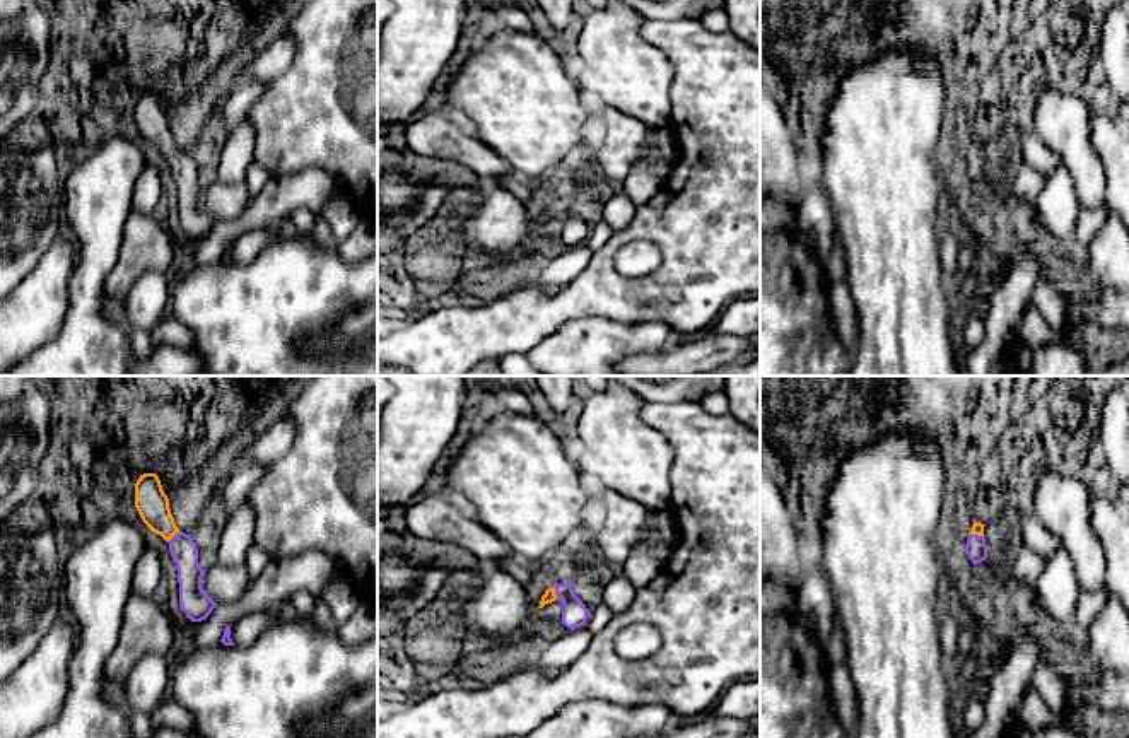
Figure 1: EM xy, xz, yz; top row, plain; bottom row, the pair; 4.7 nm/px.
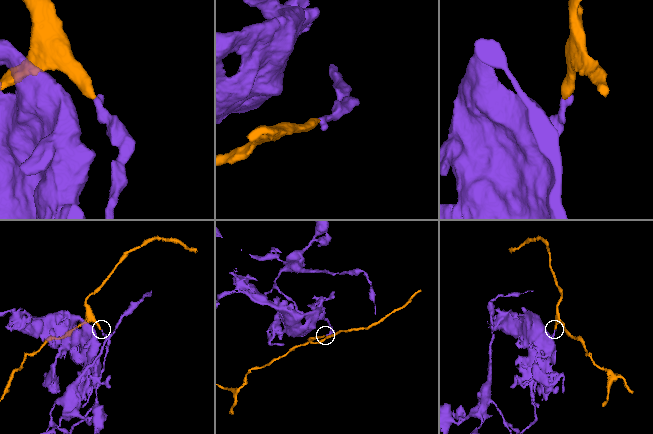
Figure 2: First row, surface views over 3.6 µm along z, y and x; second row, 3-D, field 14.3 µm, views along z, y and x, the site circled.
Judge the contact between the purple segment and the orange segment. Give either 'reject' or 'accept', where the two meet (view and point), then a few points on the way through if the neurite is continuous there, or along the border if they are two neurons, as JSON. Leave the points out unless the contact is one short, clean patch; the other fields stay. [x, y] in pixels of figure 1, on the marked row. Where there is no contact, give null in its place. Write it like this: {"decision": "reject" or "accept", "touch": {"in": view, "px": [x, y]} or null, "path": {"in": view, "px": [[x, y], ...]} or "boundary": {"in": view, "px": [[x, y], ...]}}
{"decision": "accept", "touch": {"in": "xy", "px": [173, 537]}, "path": {"in": "xy", "px": [[183, 550], [173, 537], [157, 518], [152, 504]]}}

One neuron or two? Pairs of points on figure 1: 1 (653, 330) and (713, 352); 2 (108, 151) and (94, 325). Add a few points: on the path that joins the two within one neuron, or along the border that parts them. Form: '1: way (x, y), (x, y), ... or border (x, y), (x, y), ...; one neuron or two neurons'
1: border (675, 340), (663, 351), (637, 354); two neurons
2: way (98, 193), (96, 257), (91, 267), (91, 282); one neuron

